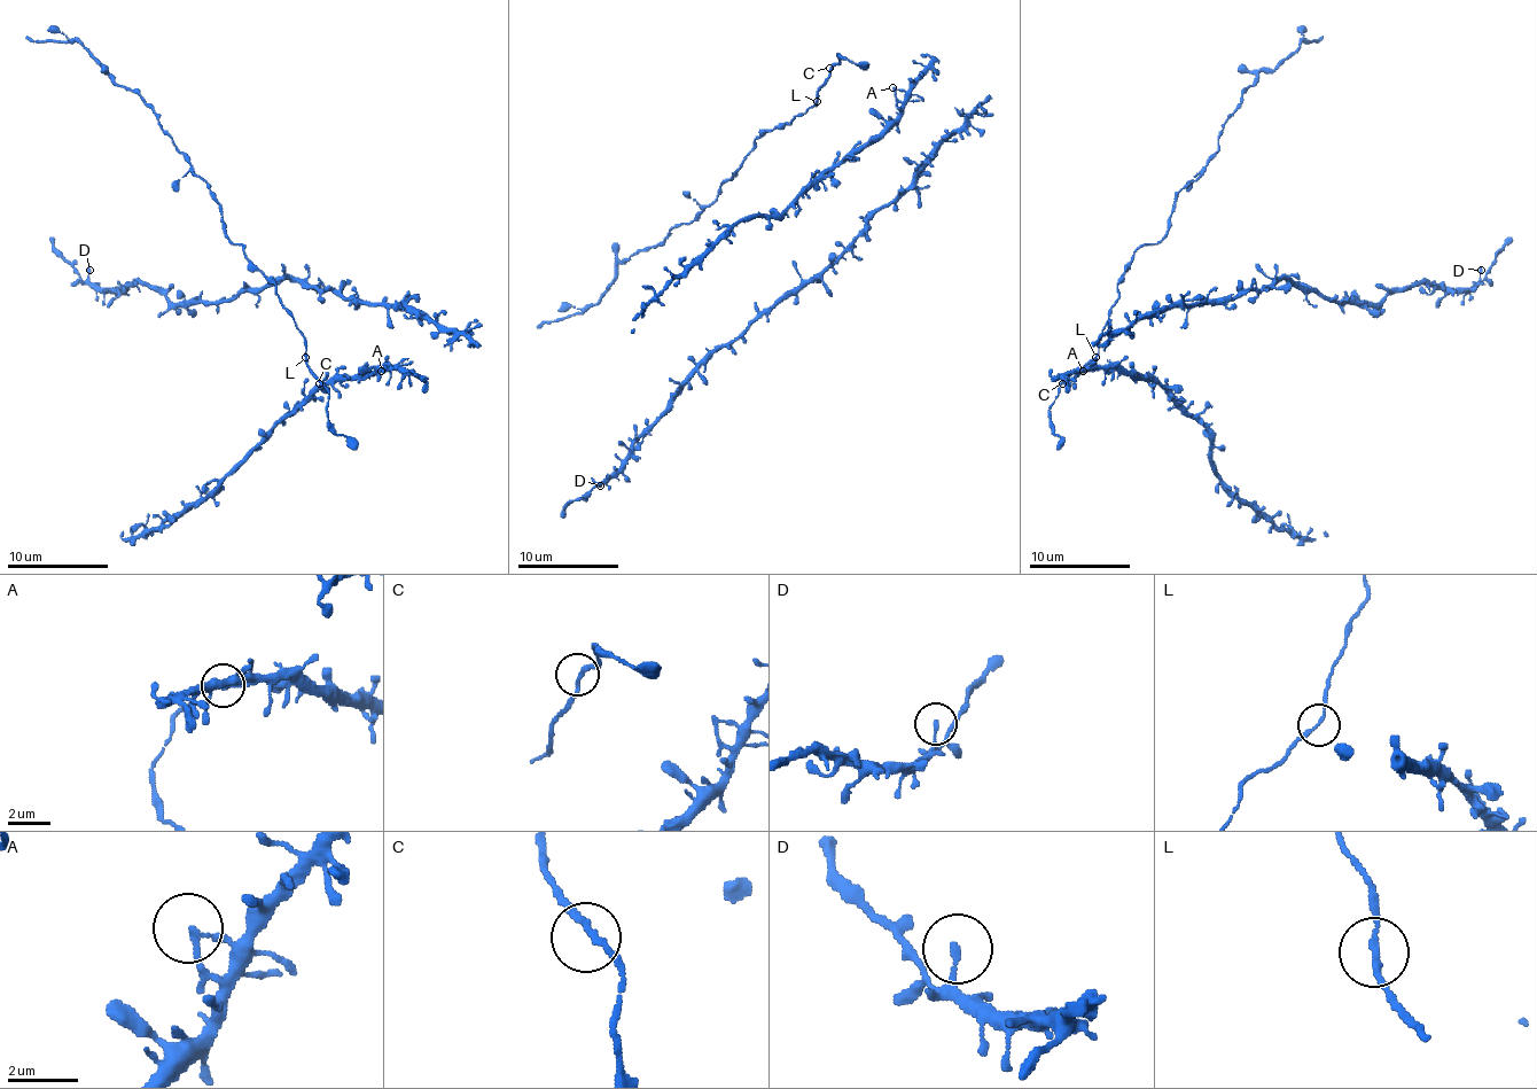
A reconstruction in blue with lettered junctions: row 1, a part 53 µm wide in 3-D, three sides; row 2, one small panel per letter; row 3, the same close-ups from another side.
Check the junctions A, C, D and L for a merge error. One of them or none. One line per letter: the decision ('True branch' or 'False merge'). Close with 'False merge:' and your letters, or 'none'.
A: True branch
C: True branch
D: True branch
L: True branch
False merge: none

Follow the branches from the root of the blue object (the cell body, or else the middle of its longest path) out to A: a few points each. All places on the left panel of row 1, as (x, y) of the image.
A: (404, 358), (391, 371), (381, 371)

